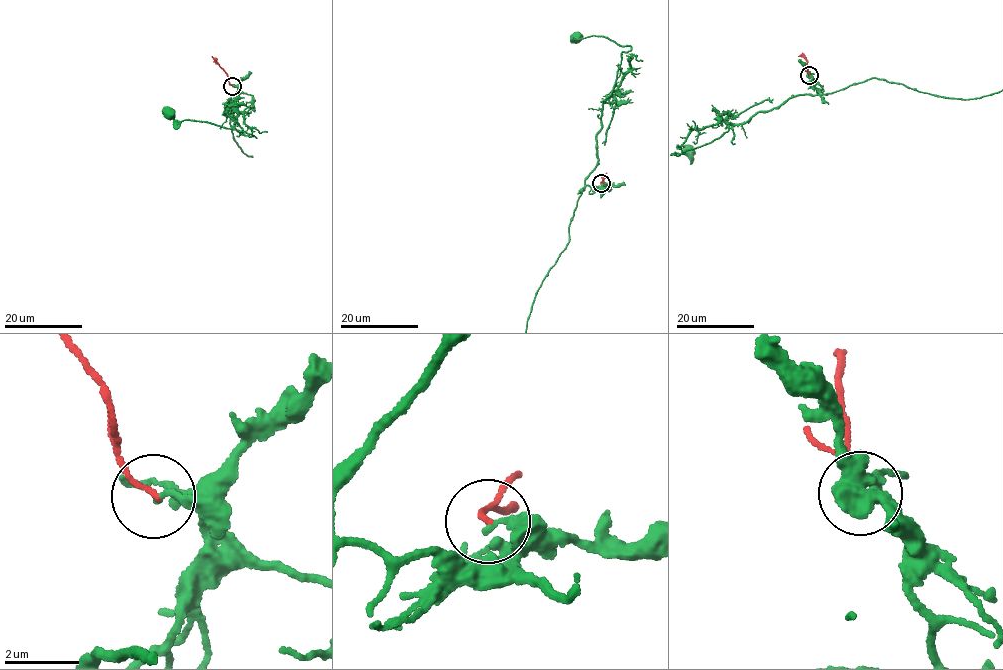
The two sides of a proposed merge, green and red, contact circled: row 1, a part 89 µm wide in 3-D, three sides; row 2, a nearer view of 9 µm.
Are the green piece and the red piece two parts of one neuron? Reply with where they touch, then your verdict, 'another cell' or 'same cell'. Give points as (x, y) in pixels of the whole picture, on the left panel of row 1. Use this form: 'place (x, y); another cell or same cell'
place (232, 86); another cell

